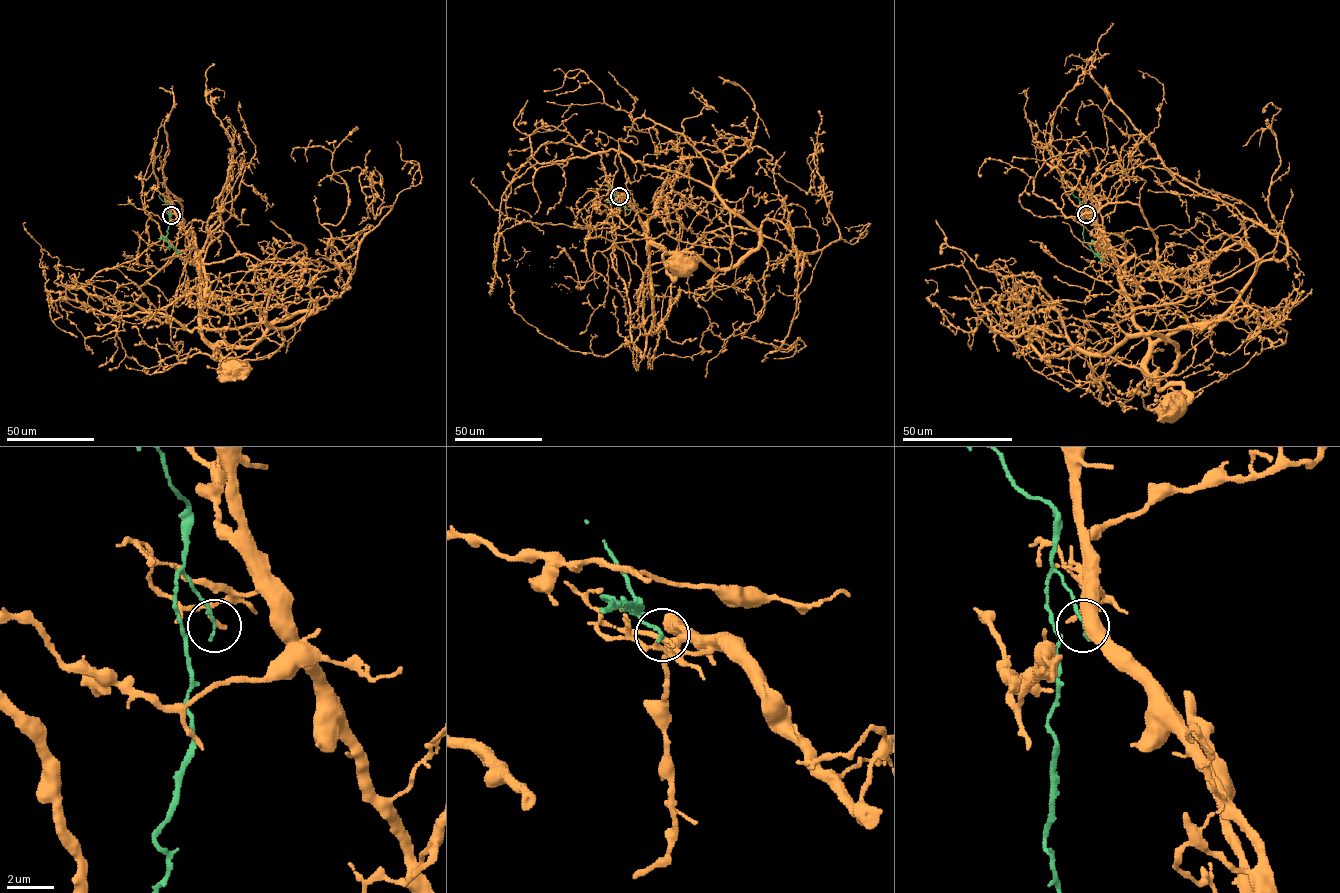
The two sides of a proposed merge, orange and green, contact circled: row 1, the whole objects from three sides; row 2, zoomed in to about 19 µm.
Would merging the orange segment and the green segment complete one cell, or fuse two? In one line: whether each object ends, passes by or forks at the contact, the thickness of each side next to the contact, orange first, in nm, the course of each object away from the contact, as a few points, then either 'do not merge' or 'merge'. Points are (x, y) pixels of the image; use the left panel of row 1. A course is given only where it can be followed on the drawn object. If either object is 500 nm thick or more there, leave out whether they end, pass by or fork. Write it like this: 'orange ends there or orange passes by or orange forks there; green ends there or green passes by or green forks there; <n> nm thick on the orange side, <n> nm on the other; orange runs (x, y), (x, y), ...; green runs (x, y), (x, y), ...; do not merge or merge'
orange passes by; green ends there; 130 nm thick on the orange side, 140 nm on the other; orange runs (171, 215), (178, 220), (195, 250), (201, 335), (216, 351), (215, 354), (219, 352), (228, 364), (235, 365); green runs (171, 215), (168, 212), (167, 241), (181, 252); do not merge

